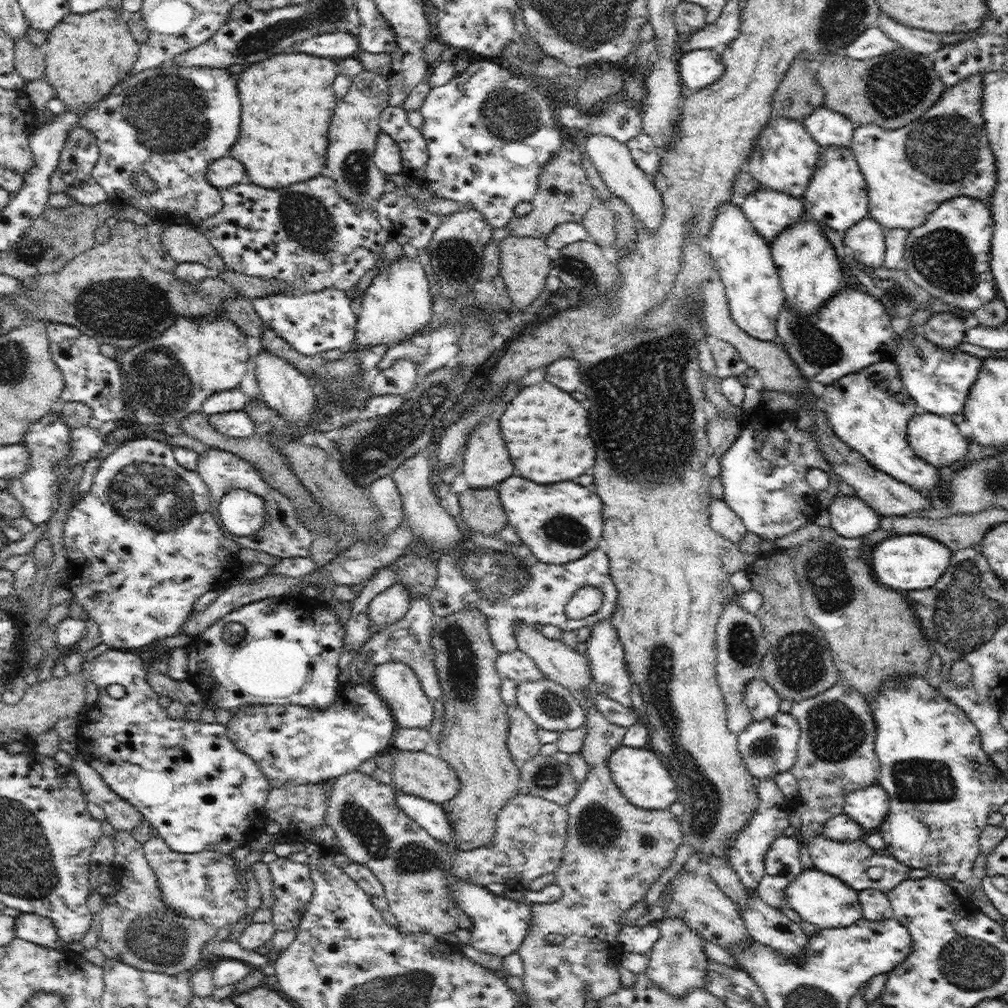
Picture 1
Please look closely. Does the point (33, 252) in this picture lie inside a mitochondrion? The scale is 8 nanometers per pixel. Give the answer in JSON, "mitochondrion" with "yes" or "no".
{"mitochondrion":"yes"}

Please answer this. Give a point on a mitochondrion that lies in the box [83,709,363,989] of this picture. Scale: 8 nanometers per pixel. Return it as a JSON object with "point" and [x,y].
{"point":[156,936]}

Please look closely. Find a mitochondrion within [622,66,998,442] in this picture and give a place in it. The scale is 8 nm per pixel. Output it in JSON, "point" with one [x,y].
{"point":[945,148]}

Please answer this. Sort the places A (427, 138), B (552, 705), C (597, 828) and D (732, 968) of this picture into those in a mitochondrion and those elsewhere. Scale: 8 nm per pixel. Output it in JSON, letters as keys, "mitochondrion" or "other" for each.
{"A":"other","B":"mitochondrion","C":"mitochondrion","D":"other"}

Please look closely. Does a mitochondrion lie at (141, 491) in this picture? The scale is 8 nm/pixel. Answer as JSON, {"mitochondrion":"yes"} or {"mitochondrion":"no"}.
{"mitochondrion":"yes"}

